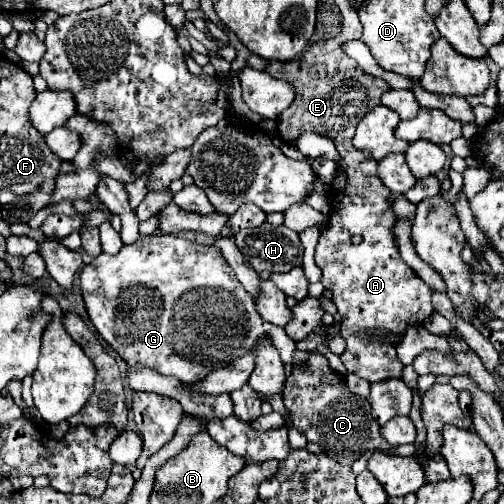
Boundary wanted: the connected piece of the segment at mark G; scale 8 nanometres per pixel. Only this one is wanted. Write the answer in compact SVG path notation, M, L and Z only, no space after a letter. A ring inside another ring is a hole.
M170 234L142 236L130 246L124 246L116 256L100 254L80 272L80 292L88 318L98 334L126 360L126 364L144 364L166 376L174 376L180 382L200 382L212 368L224 368L238 356L250 352L264 336L280 350L284 362L294 362L294 340L286 336L284 328L272 326L256 312L256 304L244 286L236 280L236 274L224 260L220 248L190 242ZM176 352L190 352L194 358L182 358Z

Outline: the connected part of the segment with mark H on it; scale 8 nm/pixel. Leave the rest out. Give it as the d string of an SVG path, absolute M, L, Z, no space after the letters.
M264 222L262 226L256 228L244 228L244 232L238 232L234 236L234 242L238 250L244 254L244 258L252 264L252 268L260 274L260 278L268 278L272 272L288 272L296 266L302 266L302 254L304 246L298 238L296 232L292 232L286 226L272 226Z

